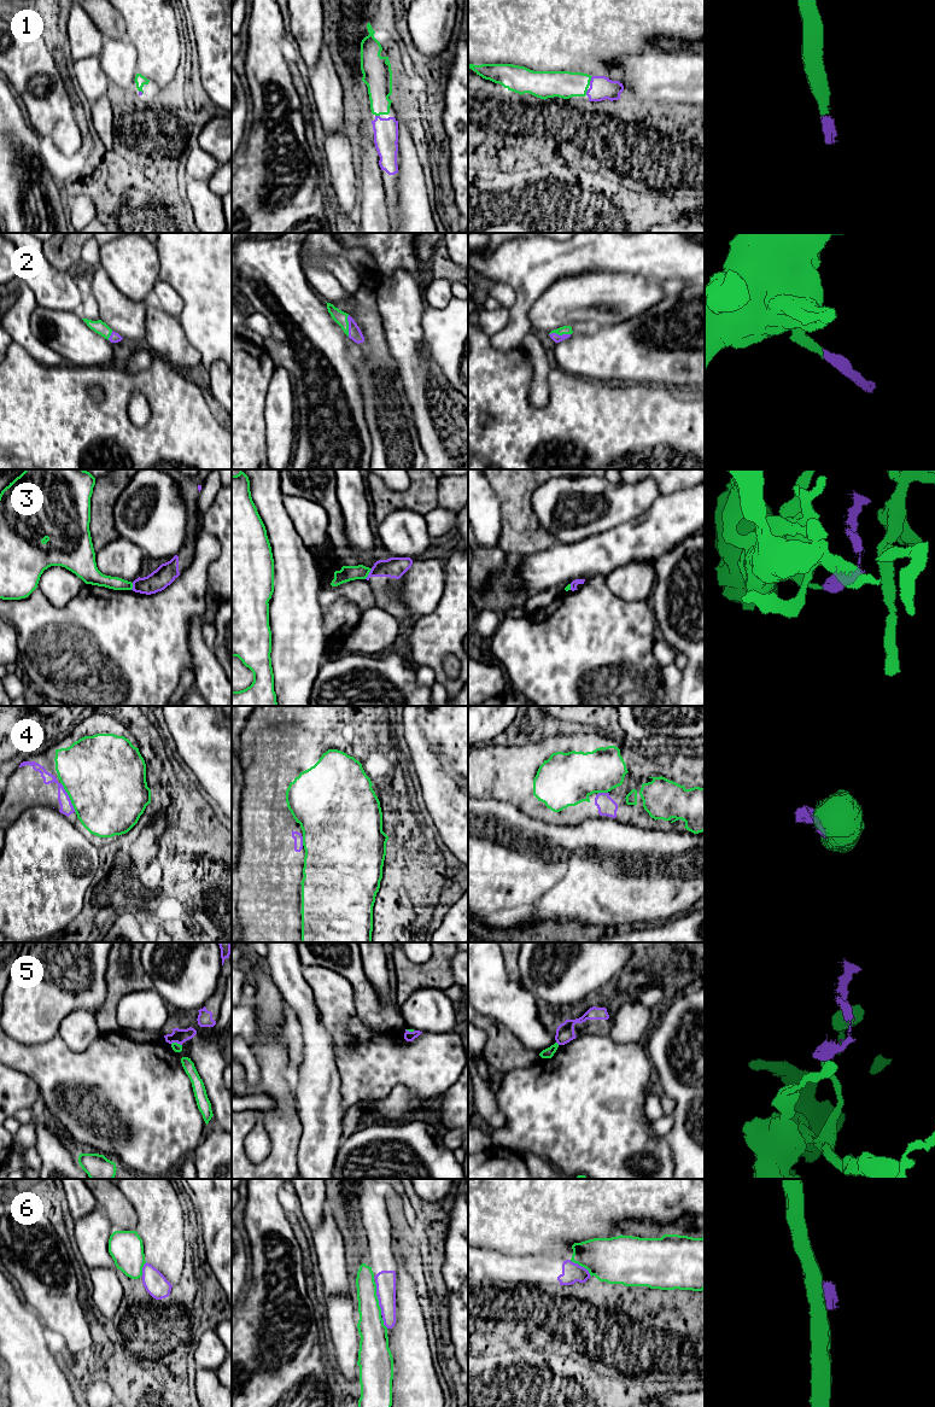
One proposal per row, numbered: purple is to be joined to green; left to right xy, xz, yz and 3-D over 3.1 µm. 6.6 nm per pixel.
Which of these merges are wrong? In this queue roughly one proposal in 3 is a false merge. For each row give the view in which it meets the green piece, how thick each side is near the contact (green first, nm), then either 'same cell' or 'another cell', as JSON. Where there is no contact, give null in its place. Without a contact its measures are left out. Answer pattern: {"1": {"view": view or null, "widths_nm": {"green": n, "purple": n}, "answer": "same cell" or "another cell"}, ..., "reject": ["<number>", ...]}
{"1": {"view": "yz", "widths_nm": {"green": 180, "purple": 160}, "answer": "same cell"}, "2": {"view": "xz", "widths_nm": {"green": 90, "purple": 90}, "answer": "same cell"}, "3": {"view": "xz", "widths_nm": {"green": 100, "purple": 140}, "answer": "another cell"}, "4": {"view": "xy", "widths_nm": {"green": 500, "purple": 90}, "answer": "same cell"}, "5": {"view": "xy", "widths_nm": {"green": 60, "purple": 100}, "answer": "another cell"}, "6": {"view": "xz", "widths_nm": {"green": 180, "purple": 140}, "answer": "another cell"}, "reject": ["3", "5", "6"]}

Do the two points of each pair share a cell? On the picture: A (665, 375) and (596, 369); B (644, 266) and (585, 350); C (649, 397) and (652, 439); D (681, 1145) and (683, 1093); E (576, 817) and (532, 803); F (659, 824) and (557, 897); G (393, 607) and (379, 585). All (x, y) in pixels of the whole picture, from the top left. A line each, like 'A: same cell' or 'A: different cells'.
A: same cell
B: different cells
C: same cell
D: same cell
E: same cell
F: different cells
G: same cell

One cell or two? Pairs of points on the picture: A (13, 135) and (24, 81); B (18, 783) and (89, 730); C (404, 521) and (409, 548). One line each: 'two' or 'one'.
A: two
B: one
C: one

